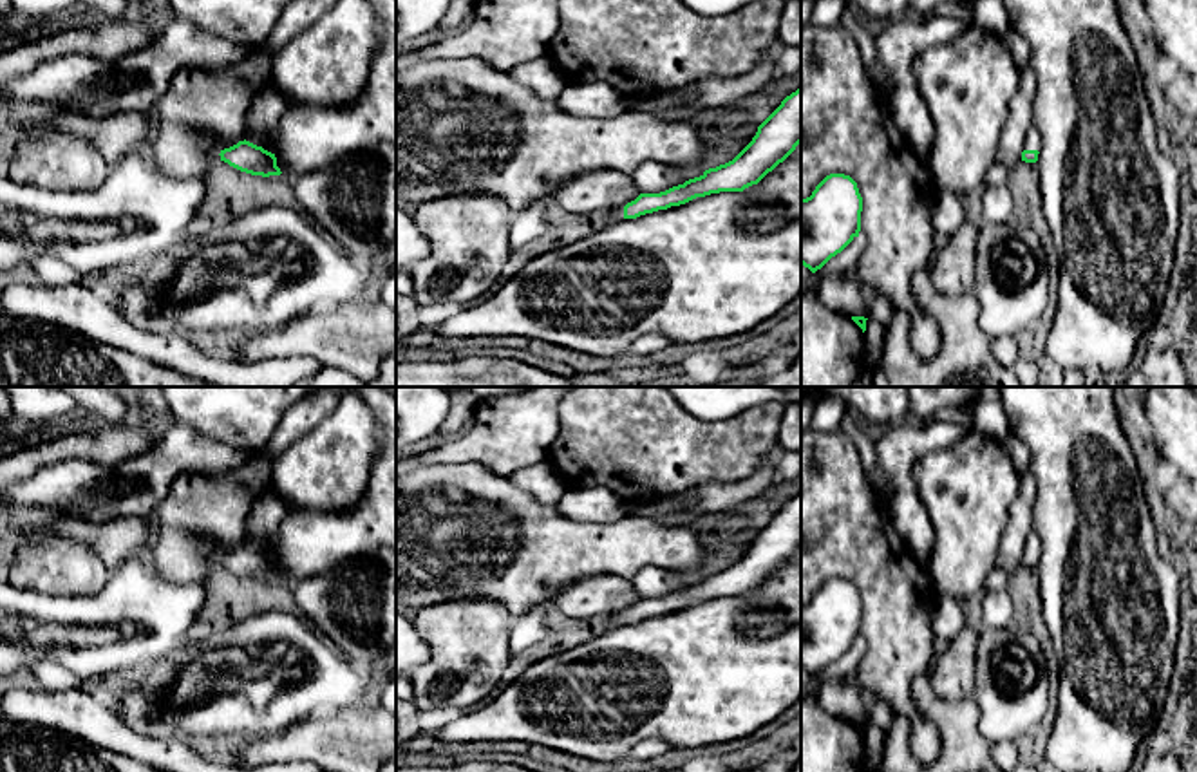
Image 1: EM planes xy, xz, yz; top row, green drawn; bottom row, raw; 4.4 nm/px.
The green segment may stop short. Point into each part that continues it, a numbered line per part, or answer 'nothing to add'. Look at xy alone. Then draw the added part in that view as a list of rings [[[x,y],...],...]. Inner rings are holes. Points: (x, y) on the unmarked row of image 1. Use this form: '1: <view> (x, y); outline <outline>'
nothing to add

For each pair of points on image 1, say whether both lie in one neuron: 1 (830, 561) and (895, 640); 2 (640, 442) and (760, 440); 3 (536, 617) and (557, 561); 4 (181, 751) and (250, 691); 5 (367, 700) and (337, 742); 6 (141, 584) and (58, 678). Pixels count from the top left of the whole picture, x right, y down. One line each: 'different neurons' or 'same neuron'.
1: same neuron
2: same neuron
3: different neurons
4: different neurons
5: different neurons
6: different neurons

